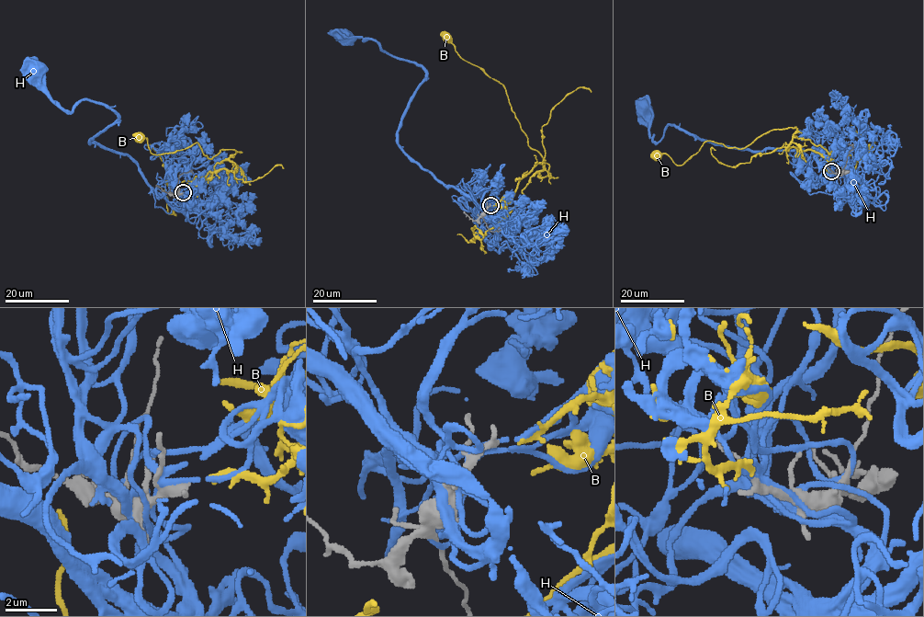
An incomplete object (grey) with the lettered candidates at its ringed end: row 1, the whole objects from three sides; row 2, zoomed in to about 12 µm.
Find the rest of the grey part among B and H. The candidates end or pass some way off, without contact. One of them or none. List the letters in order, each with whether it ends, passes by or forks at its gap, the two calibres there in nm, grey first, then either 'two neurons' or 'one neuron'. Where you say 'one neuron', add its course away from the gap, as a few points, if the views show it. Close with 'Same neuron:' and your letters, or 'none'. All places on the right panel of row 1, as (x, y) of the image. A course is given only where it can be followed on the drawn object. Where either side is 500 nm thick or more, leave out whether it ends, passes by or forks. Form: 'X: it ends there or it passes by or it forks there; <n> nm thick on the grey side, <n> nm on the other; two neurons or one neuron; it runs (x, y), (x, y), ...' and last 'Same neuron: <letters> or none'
B: it ends there; 320 nm thick on the grey side, 240 nm on the other; one neuron; it runs (831, 170), (818, 153), (786, 148), (794, 127), (770, 131), (742, 148), (707, 141), (678, 165), (657, 154)
H: it passes by; 320 nm thick on the grey side, 160 nm on the other; two neurons
Same neuron: B

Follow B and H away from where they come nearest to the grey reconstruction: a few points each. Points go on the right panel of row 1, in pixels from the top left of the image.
B: (831, 170), (818, 153), (786, 148), (794, 127), (770, 131), (742, 148), (707, 141), (678, 165), (657, 154)
H: (831, 171), (812, 177), (810, 161), (798, 150), (715, 145), (675, 125), (656, 142), (643, 110)

